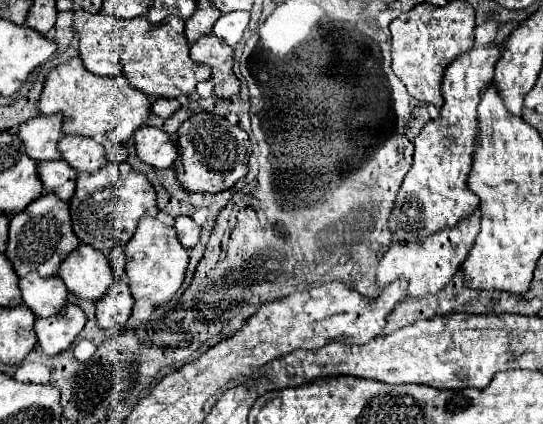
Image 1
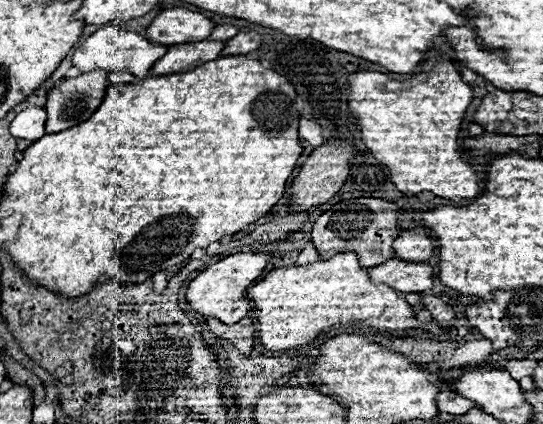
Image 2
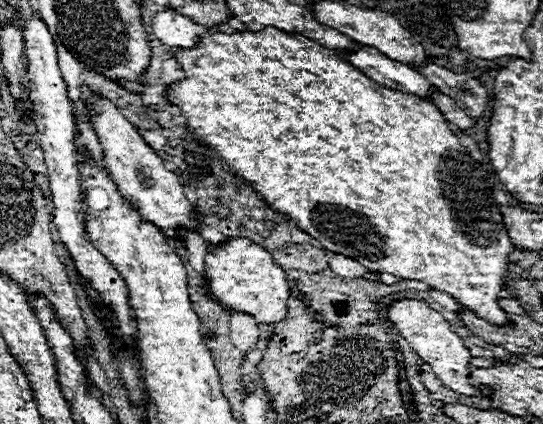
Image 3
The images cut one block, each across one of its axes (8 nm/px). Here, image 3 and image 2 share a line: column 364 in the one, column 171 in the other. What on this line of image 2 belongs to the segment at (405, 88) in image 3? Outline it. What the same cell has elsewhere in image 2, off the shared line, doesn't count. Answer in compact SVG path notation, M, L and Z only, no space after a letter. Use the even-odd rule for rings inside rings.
M190 42L170 46L168 52L152 66L152 74L168 76L176 72L190 72L192 68L216 60L224 48L224 42Z

